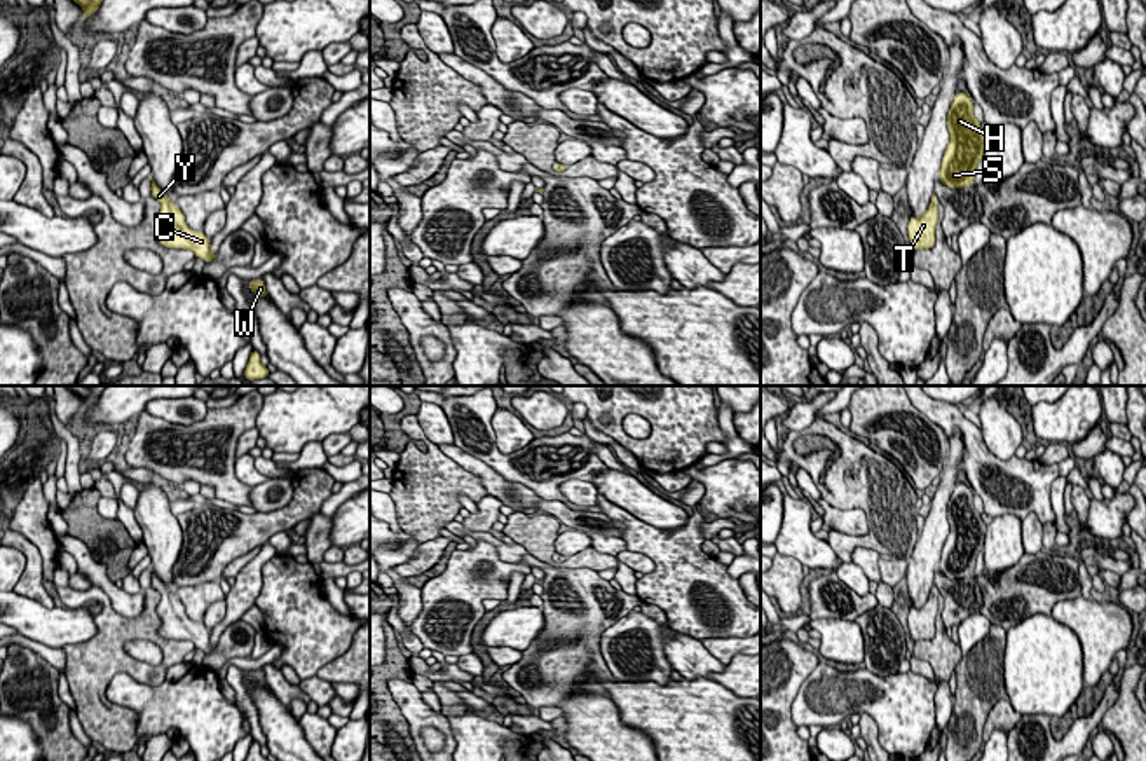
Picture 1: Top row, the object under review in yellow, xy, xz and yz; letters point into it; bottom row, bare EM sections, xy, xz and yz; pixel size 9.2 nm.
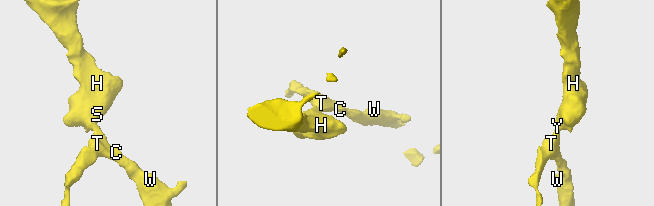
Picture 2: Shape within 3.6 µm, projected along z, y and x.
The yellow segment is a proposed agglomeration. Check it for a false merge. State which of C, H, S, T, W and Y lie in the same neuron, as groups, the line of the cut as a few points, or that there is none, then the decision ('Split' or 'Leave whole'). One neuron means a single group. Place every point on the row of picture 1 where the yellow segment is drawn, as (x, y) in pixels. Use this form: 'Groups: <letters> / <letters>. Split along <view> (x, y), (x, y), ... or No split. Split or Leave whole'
Groups: C H S T W Y. No split. Leave whole

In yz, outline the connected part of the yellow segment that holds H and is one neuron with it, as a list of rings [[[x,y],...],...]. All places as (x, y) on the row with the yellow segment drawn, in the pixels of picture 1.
[[[956,93],[947,112],[949,143],[942,155],[938,180],[949,189],[966,189],[975,182],[977,164],[984,161],[986,133],[973,115],[968,93]]]

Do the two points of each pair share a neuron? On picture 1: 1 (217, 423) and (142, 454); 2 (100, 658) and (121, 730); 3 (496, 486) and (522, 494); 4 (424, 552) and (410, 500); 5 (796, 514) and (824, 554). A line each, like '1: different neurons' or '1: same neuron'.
1: same neuron
2: same neuron
3: same neuron
4: different neurons
5: same neuron

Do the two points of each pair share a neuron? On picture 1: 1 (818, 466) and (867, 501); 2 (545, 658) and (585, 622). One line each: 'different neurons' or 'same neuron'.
1: same neuron
2: same neuron

